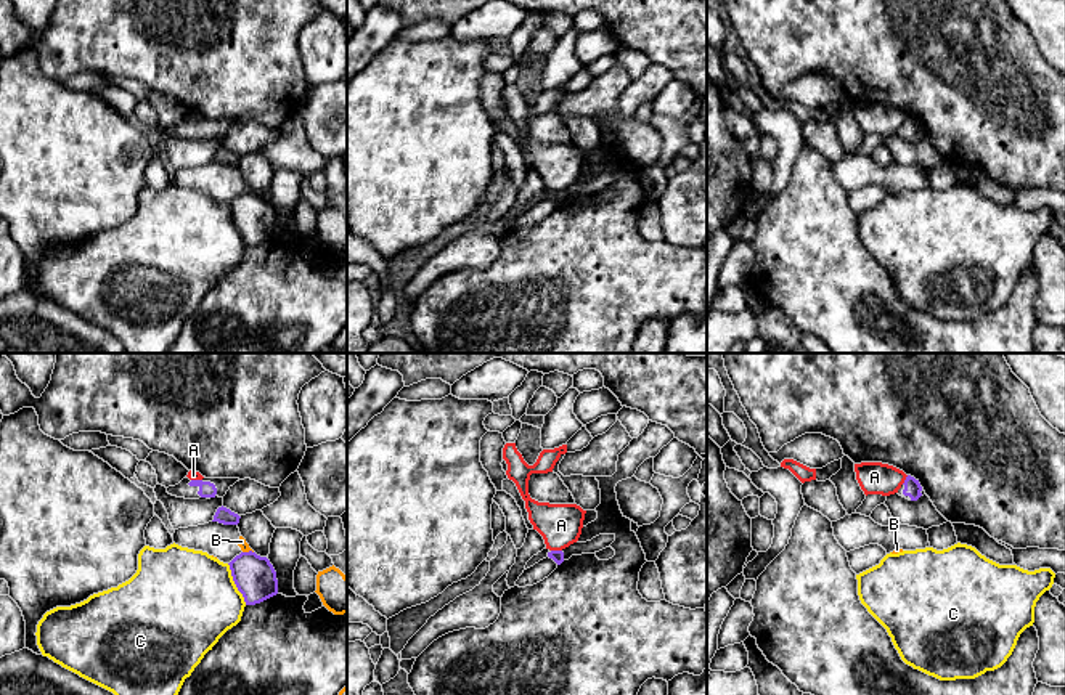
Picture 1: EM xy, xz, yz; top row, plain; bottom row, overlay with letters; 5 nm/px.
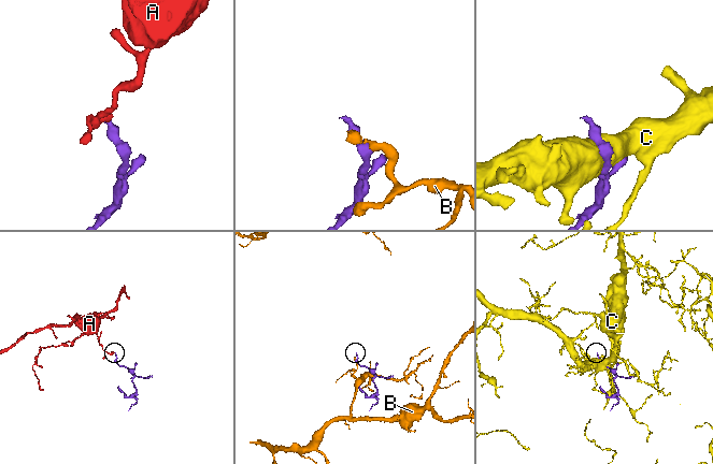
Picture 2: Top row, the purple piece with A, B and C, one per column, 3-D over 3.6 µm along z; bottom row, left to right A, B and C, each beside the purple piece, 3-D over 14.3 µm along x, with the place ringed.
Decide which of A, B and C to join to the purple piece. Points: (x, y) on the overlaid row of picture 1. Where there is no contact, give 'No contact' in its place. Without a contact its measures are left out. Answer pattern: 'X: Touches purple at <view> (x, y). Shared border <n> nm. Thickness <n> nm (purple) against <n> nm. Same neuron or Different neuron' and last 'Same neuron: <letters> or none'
A: Touches purple at xz (556, 551). Shared border 60 nm. Thickness 60 nm (purple) against 220 nm. Different neuron
B: Touches purple at xy (249, 551). Shared border 60 nm. Thickness 200 nm (purple) against 50 nm. Different neuron
C: Touches purple at xy (235, 583). Shared border 220 nm. Thickness 200 nm (purple) against 480 nm. Different neuron
Same neuron: none

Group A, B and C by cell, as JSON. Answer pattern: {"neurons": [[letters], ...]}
{"neurons": [["A"], ["B"], ["C"]]}

